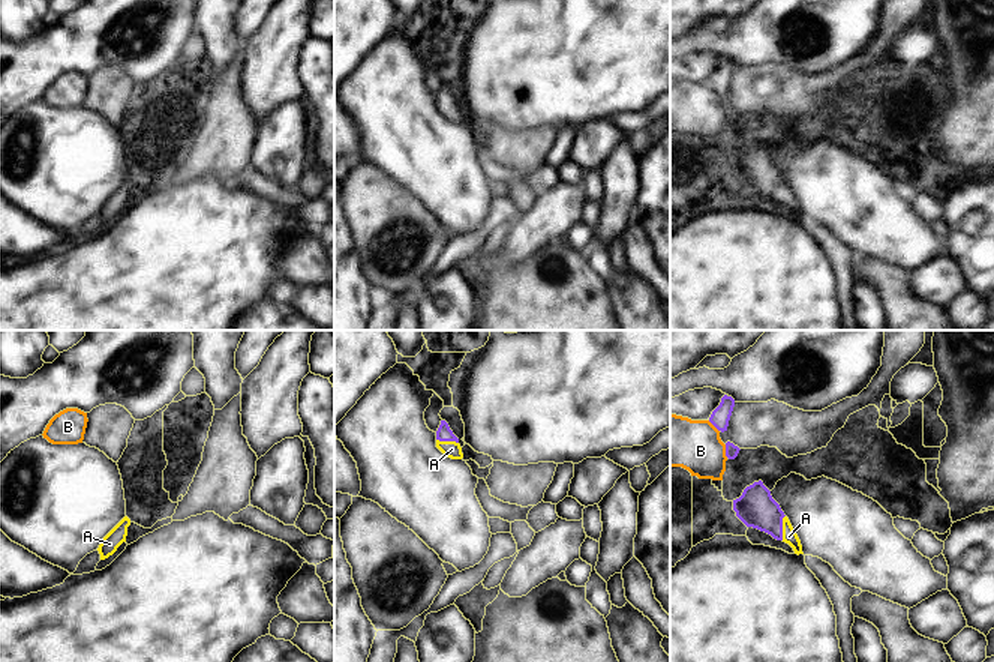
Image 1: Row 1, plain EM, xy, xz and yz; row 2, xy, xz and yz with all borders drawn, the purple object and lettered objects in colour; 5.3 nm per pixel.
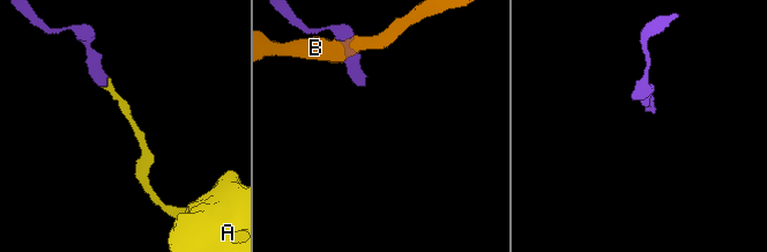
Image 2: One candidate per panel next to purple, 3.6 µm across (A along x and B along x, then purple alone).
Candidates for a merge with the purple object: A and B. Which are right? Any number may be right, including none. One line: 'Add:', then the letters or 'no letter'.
Add: A

